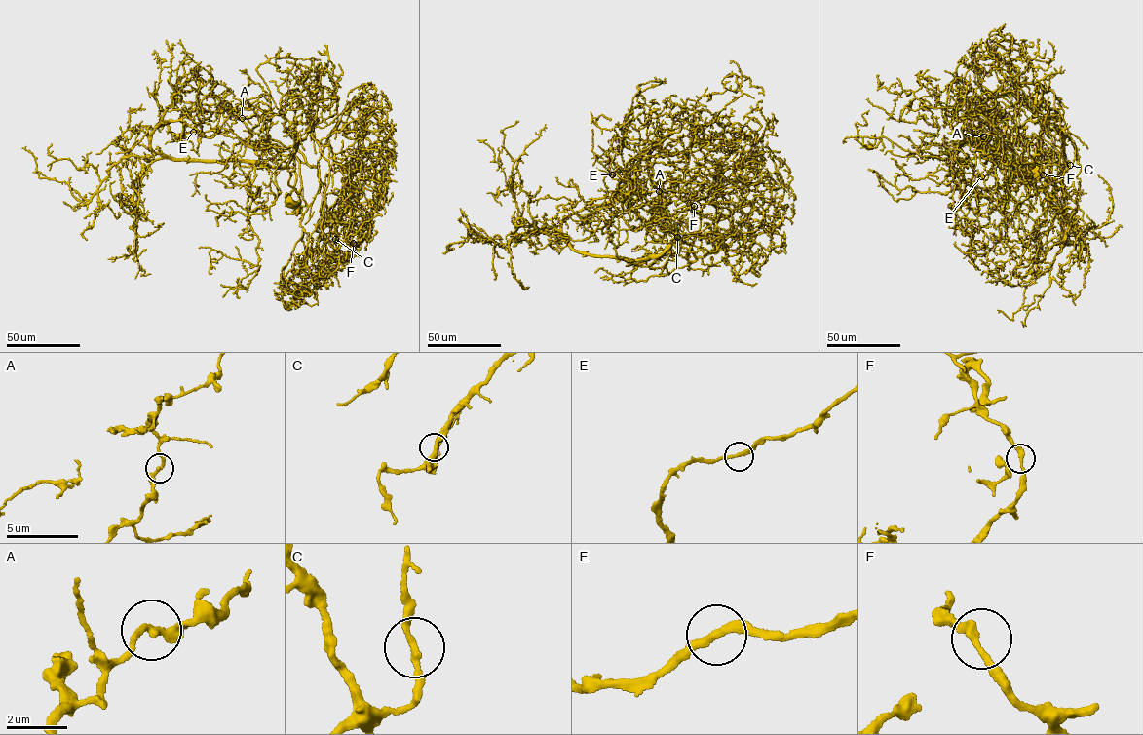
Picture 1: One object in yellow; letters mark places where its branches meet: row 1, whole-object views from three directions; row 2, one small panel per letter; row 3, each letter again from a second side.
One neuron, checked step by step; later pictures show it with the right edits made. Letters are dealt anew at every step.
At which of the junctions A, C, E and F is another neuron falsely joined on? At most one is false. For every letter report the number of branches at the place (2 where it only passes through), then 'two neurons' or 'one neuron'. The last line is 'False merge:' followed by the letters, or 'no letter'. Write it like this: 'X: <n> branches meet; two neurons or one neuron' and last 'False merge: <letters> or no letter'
A: 2 branches meet; one neuron
C: 2 branches meet; one neuron
E: 2 branches meet; one neuron
F: 2 branches meet; one neuron
False merge: no letter

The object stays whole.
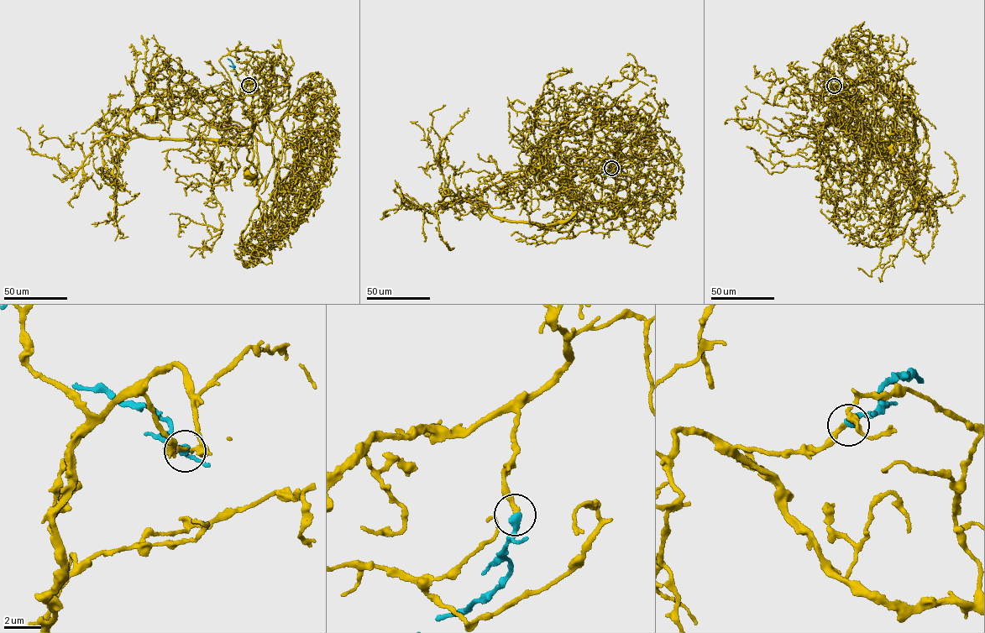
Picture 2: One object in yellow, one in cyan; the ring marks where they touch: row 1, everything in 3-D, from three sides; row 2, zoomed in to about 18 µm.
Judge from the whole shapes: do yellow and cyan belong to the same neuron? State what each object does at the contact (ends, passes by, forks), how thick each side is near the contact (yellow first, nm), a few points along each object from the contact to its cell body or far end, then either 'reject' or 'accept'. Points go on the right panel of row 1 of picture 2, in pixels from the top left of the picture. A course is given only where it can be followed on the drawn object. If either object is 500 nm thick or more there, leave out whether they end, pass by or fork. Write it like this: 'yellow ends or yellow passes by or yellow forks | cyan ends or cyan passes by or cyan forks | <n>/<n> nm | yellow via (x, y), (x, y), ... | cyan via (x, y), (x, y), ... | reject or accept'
yellow ends | cyan ends | 260/400 nm | yellow via (834, 86), (826, 88), (835, 96), (872, 112), (899, 102), (895, 76), (896, 122), (885, 150) | cyan via (834, 86), (840, 81), (830, 79), (825, 74) | accept

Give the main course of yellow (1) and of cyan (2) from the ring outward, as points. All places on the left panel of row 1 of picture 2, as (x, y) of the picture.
1: (248, 85), (226, 105), (229, 122), (259, 141), (246, 115), (252, 107), (258, 164), (249, 176)
2: (248, 85), (237, 77), (232, 61), (227, 58)

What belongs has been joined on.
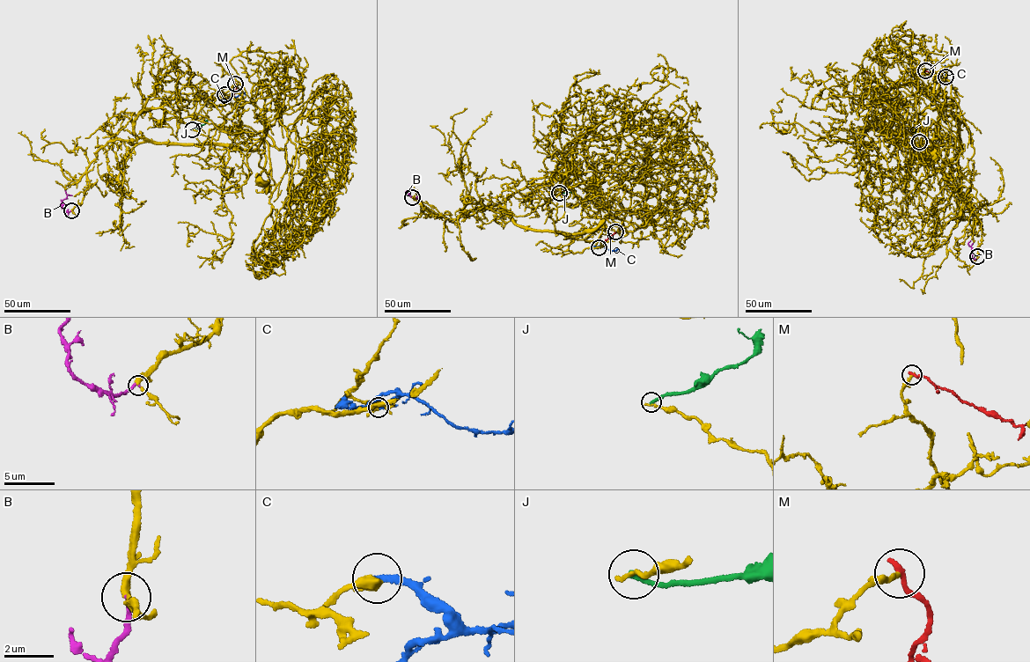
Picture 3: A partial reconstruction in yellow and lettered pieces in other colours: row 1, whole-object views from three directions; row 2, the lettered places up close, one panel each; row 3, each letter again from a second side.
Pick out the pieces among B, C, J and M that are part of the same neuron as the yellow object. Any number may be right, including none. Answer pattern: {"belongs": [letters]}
{"belongs": ["B"]}

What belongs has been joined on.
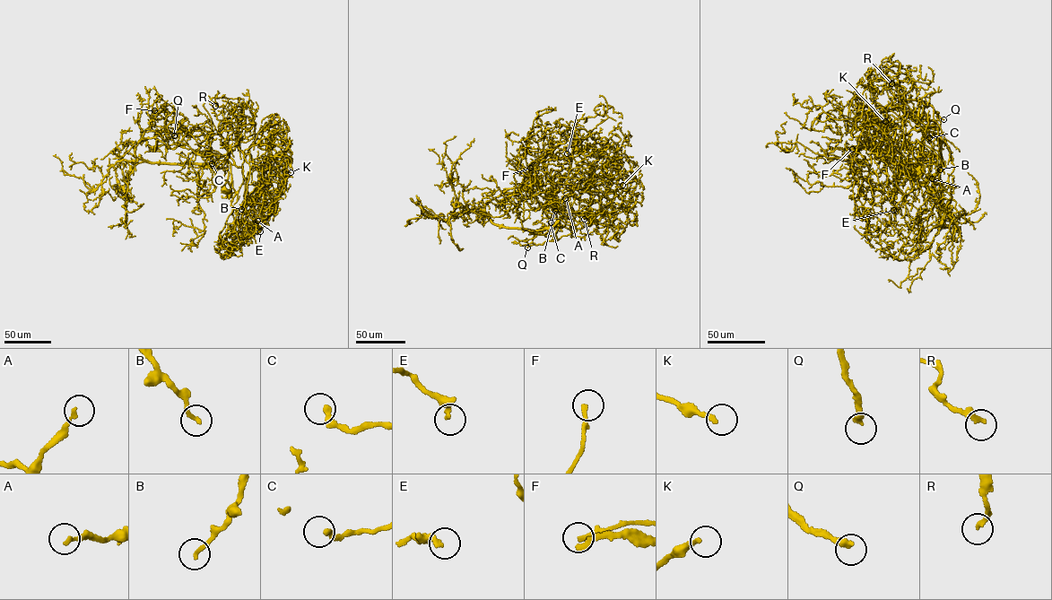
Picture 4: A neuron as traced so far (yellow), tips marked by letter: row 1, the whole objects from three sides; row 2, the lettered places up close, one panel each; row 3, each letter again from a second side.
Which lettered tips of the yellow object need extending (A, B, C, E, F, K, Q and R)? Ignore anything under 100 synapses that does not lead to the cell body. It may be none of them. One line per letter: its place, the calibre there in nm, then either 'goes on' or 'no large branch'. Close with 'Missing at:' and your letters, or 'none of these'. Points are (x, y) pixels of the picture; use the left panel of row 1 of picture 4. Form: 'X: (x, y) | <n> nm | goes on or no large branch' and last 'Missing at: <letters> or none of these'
A: (257, 221) | 180 nm | no large branch
B: (241, 209) | 190 nm | no large branch
C: (212, 163) | 320 nm | no large branch
E: (260, 231) | 200 nm | no large branch
F: (154, 110) | 190 nm | no large branch
K: (291, 172) | 200 nm | no large branch
Q: (174, 135) | 300 nm | goes on
R: (215, 106) | 280 nm | no large branch
Missing at: Q

